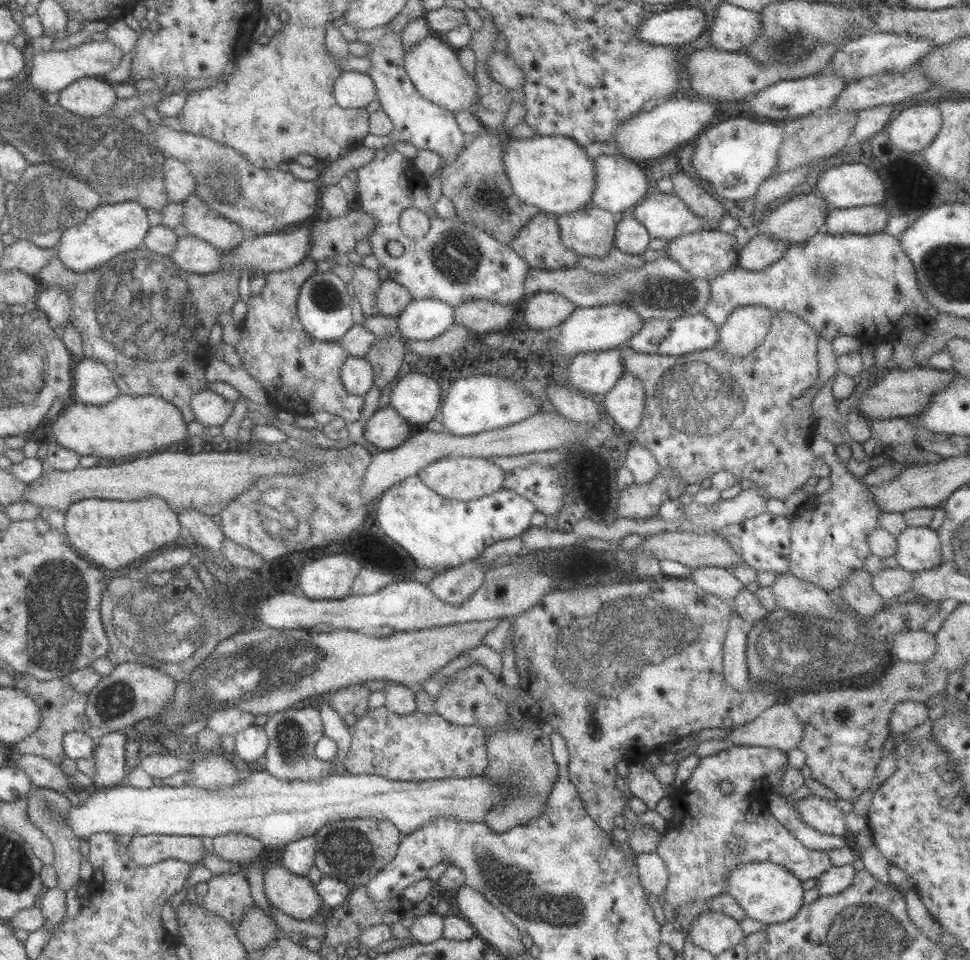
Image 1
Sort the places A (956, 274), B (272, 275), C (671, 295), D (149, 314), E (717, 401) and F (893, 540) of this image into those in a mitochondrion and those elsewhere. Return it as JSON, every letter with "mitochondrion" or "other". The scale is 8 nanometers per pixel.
{"A":"mitochondrion","B":"other","C":"mitochondrion","D":"mitochondrion","E":"mitochondrion","F":"other"}

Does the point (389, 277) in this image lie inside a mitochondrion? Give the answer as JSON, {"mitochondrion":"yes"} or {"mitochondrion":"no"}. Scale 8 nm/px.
{"mitochondrion":"no"}

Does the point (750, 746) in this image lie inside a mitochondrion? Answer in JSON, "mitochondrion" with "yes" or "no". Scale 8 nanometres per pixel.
{"mitochondrion":"no"}

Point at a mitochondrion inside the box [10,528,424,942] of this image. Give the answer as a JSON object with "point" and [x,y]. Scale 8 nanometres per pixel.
{"point":[58,595]}

